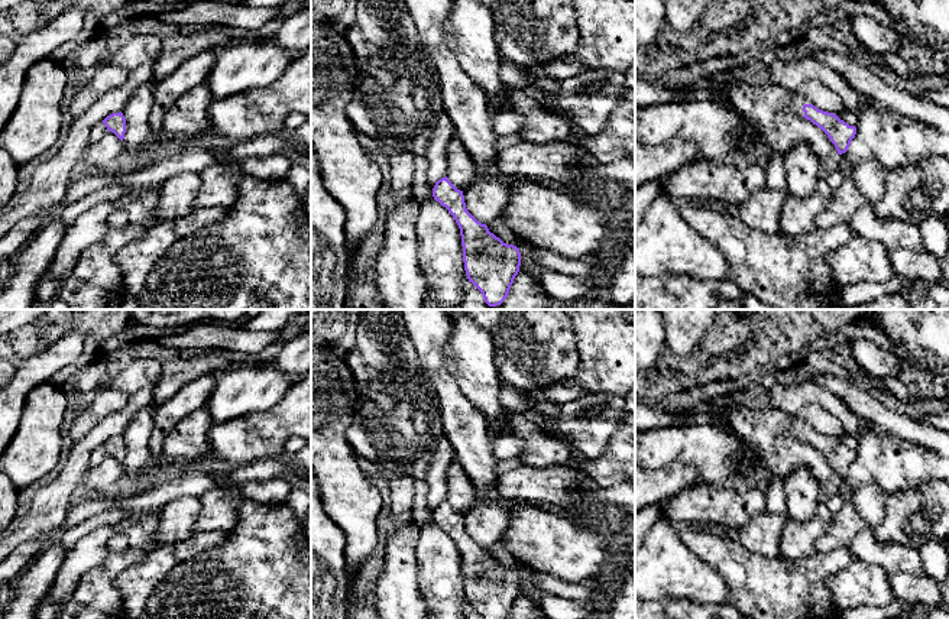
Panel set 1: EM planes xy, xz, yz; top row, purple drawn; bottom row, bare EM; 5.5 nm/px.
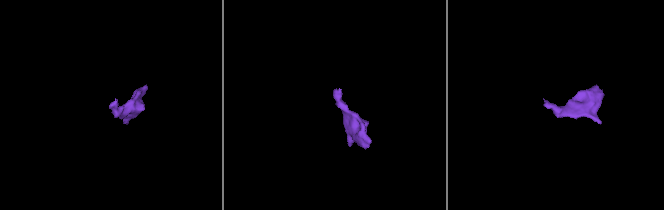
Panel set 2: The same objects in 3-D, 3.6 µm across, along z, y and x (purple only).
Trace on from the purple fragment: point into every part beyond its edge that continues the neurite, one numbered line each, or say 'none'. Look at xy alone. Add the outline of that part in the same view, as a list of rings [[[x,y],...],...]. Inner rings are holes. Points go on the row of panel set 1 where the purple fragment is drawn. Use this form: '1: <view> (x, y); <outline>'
none

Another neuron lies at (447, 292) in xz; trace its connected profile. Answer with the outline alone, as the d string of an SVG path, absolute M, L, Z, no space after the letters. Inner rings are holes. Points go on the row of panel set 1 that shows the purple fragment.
M438 201L420 205L415 220L418 240L418 262L428 285L427 299L433 298L440 307L454 310L463 296L463 283L469 282L460 229Z

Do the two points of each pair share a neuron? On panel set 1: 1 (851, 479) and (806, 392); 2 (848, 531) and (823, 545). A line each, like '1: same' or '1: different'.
1: different
2: same

